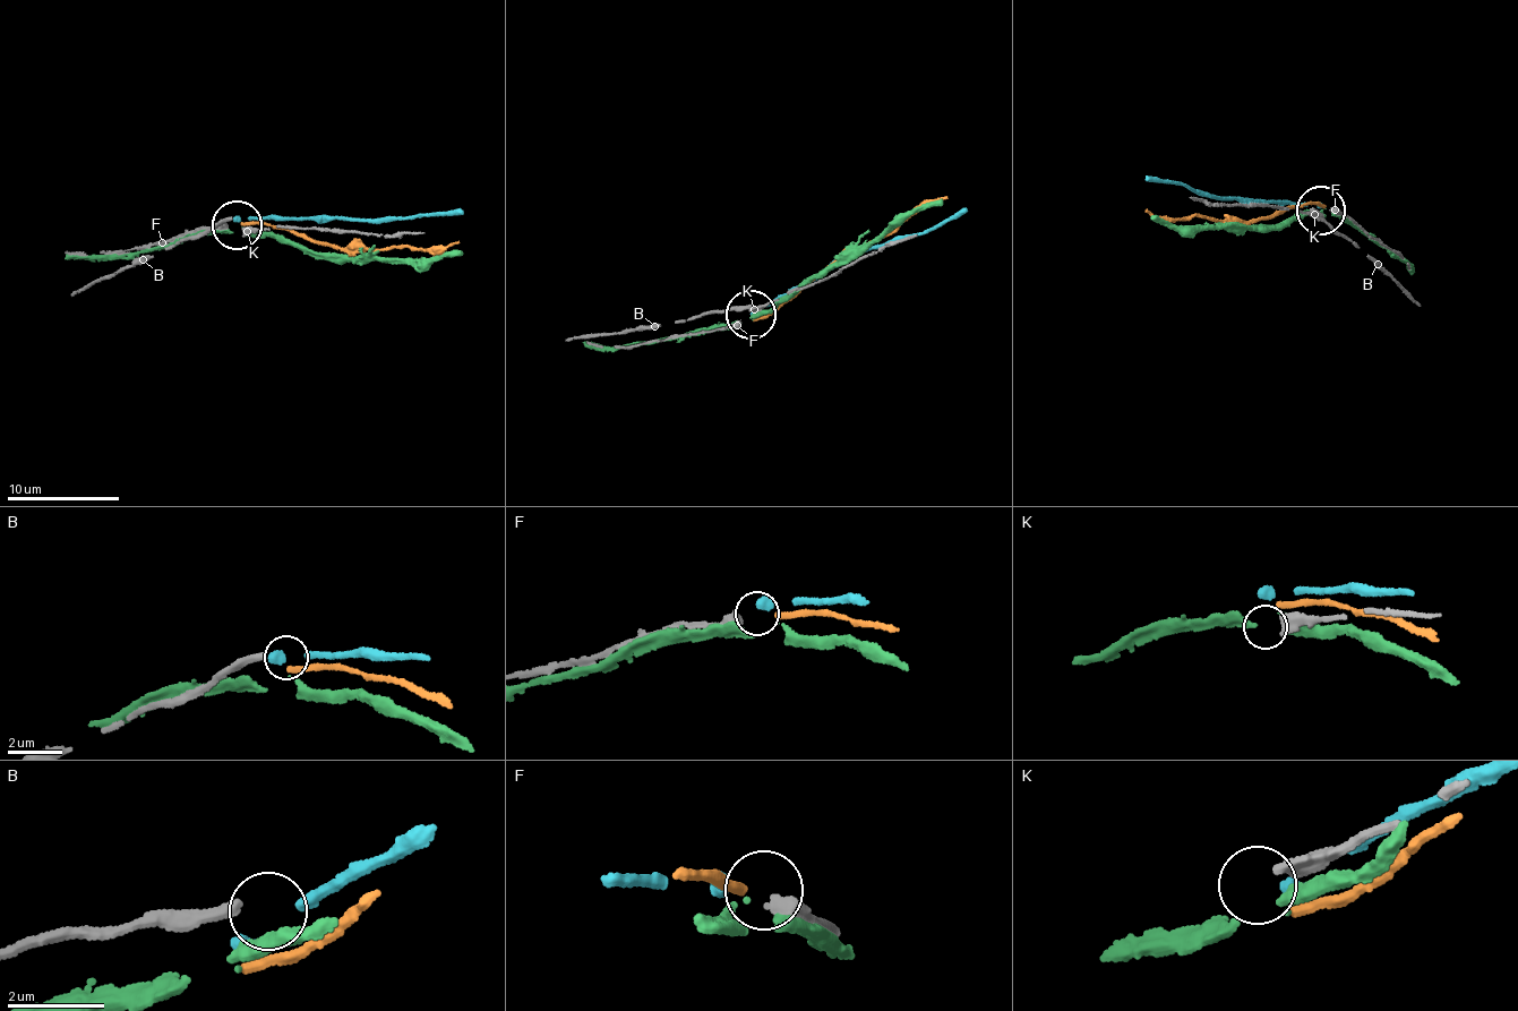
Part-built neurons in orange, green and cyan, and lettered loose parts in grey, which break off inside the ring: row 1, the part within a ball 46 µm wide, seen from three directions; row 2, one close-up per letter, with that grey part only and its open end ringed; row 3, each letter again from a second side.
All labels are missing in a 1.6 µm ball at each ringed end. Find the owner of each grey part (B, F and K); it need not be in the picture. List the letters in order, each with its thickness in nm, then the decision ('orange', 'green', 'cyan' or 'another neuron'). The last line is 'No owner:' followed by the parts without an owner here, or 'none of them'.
B: 240 nm thick; another neuron
F: 400 nm thick; orange
K: 420 nm thick; another neuron
No owner: B, K

